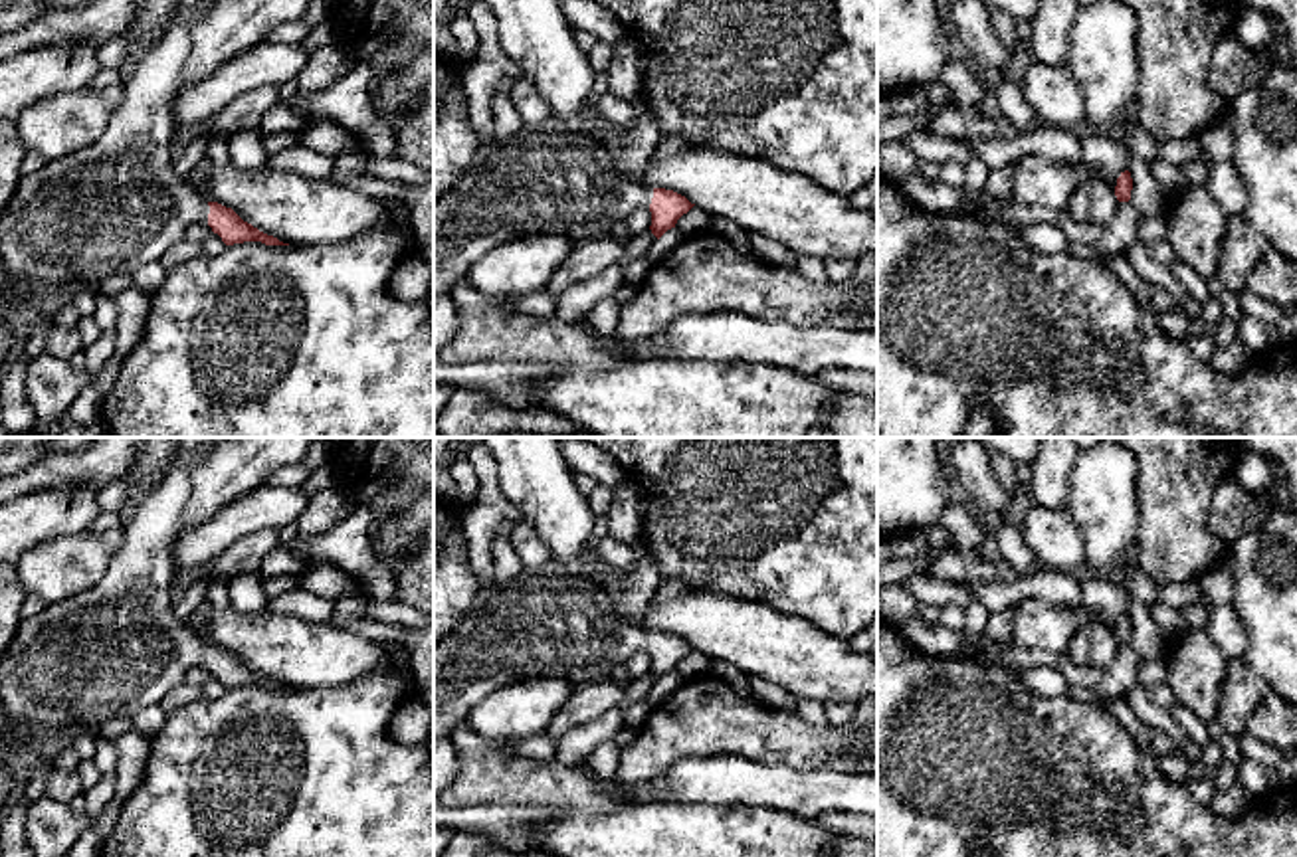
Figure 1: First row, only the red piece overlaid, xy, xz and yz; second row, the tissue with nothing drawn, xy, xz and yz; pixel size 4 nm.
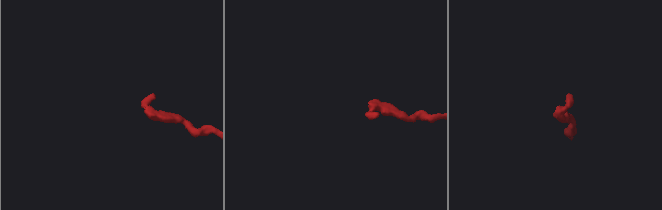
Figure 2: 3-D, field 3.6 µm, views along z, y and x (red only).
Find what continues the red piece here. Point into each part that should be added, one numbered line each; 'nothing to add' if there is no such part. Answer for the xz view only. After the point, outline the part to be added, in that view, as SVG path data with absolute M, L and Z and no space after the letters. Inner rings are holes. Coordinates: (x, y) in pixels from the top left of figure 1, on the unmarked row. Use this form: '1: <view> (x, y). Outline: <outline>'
1: xz (551, 622). Outline: M550 560L543 568L525 568L521 576L491 592L479 594L459 623L434 643L434 744L448 740L471 709L497 689L537 677L568 681L574 689L608 679L640 651L649 651L653 631L626 621L612 596L596 582Z

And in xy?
1: xy (115, 648). Outline: M214 441L190 447L174 459L133 519L123 524L123 546L95 586L46 604L36 618L20 618L12 643L0 655L0 720L99 732L113 716L133 716L158 705L170 689L184 683L190 667L208 667L208 645L174 612L176 574L170 552L192 491L188 471Z

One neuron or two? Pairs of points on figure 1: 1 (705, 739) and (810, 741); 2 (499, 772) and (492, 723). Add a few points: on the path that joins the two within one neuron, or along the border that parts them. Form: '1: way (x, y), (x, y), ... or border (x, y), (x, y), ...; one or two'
1: way (731, 735), (785, 739); one
2: border (464, 723), (476, 733), (501, 743); two

